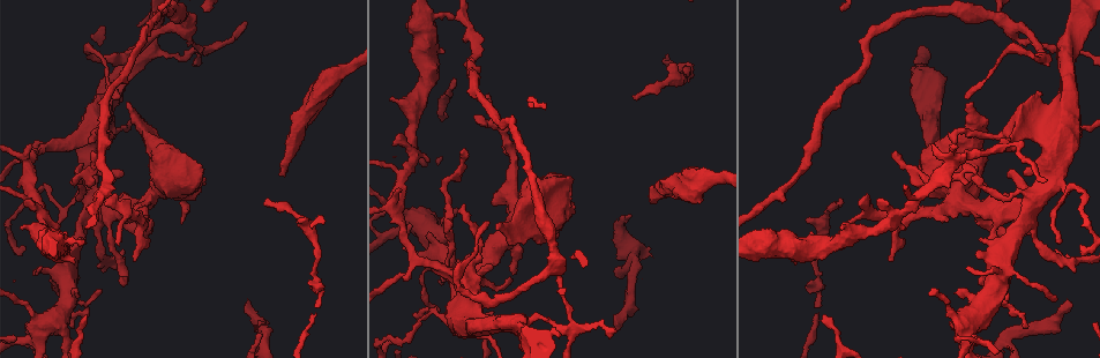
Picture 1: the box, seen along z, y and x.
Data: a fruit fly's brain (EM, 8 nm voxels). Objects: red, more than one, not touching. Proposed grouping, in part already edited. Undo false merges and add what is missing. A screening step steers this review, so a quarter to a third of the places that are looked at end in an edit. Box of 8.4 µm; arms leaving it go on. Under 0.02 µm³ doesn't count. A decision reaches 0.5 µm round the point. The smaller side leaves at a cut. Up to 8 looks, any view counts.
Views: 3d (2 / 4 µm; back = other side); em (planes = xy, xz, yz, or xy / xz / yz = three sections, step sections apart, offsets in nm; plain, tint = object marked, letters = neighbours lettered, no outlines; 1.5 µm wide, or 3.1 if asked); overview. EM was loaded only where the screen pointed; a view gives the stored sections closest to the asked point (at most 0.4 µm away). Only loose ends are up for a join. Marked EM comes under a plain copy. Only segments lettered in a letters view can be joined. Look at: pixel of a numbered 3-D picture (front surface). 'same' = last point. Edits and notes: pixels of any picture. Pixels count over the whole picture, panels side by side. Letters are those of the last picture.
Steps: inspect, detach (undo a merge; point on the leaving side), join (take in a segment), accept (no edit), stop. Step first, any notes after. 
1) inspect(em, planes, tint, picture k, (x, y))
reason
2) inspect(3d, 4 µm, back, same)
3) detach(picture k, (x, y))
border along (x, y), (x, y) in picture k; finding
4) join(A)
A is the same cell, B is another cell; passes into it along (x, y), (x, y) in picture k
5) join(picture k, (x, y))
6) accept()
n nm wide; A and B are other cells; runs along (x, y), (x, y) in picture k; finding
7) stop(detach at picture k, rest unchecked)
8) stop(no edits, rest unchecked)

inspect(em, planes, letters, picture 1, (567, 329))
sharp bend

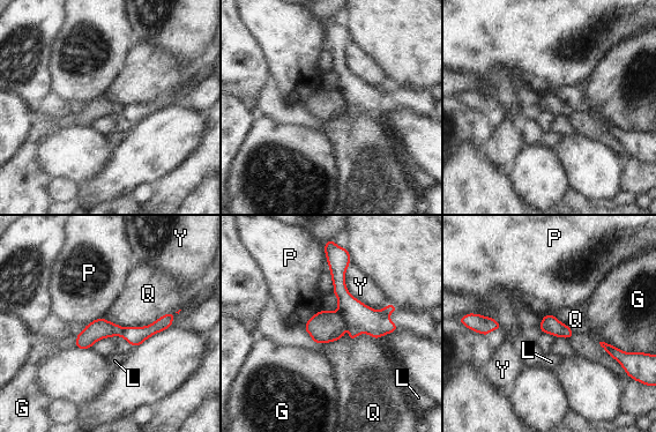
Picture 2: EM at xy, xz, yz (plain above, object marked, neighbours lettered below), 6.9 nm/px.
detach(picture 2, (357, 315))
G, L, P, Q and Y are other cells; two cells meet here

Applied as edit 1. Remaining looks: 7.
inspect(em, xy, step 8, tint, picture 1, (1063, 186))
abrupt turn

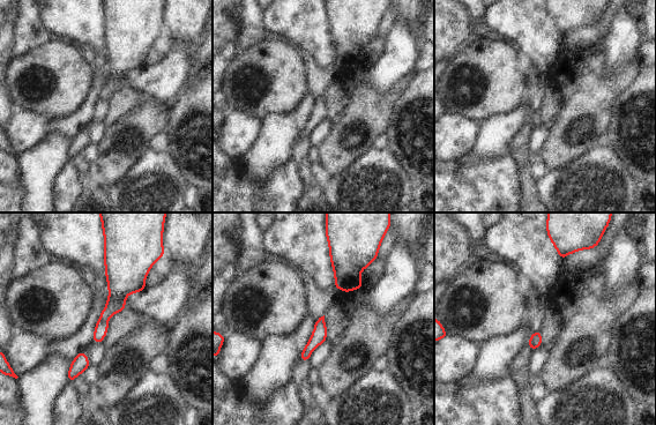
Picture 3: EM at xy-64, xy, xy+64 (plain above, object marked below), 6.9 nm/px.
inspect(em, planes, letters, same)

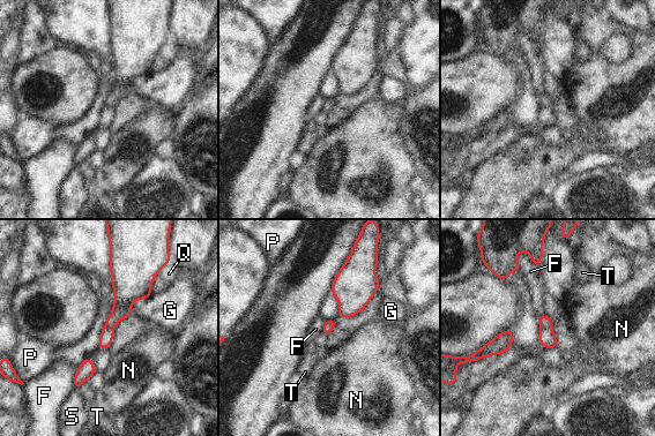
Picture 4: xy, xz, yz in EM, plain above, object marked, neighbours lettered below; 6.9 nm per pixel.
accept()
F touches over 320 nm; F, G, N, P, Q, S and T are other cells; border along (113, 303), (97, 345) in picture 4; continuous, no second cell

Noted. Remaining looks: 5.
inspect(em, planes, letters, picture 1, (396, 218))
sharp bend

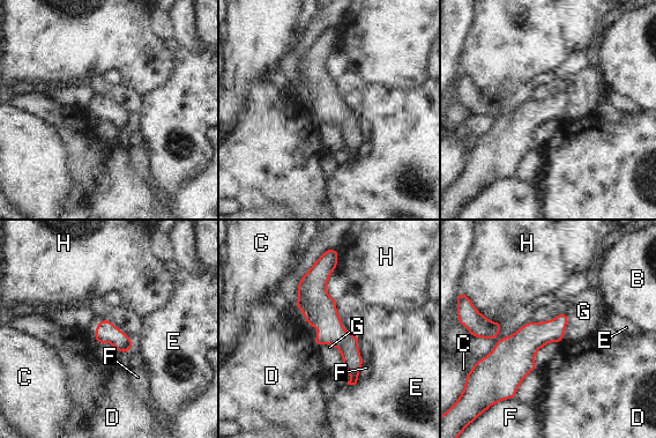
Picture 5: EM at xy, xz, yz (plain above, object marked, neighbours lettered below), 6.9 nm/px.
accept()
140 nm wide; B, C, D, E, F, G and H are other cells; runs along (323, 261), (319, 309), (352, 381) in picture 5; continuous, no second cell

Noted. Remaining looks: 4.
inspect(em, xz, step 8, letters, picture 1, (122, 282))
tapers out

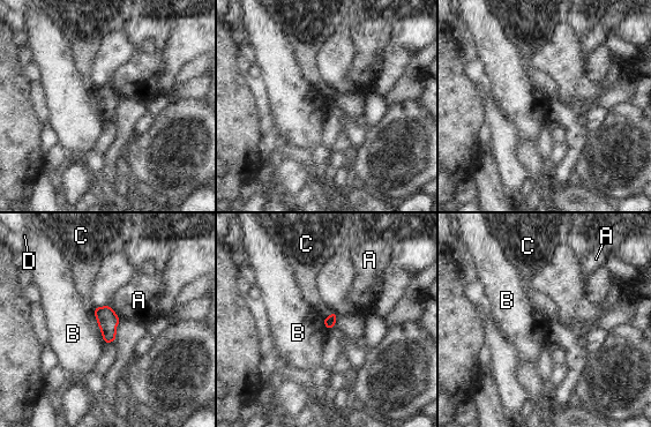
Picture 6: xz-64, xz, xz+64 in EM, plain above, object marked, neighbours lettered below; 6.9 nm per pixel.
accept()
A, B, C and D are other cells; border along (92, 312), (103, 342) in picture 6; no lettered segment goes on from it

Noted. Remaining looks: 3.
stop(detach at picture 2, rest unchecked)

